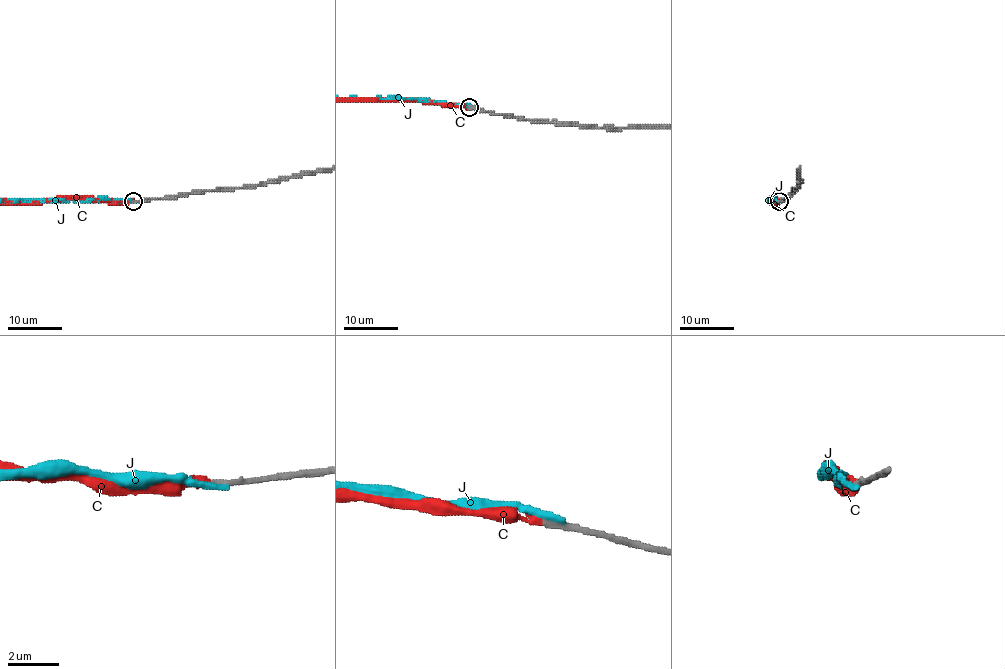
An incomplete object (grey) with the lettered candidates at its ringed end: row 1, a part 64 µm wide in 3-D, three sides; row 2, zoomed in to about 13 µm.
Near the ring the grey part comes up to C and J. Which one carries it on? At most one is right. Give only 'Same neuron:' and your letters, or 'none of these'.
Same neuron: C

